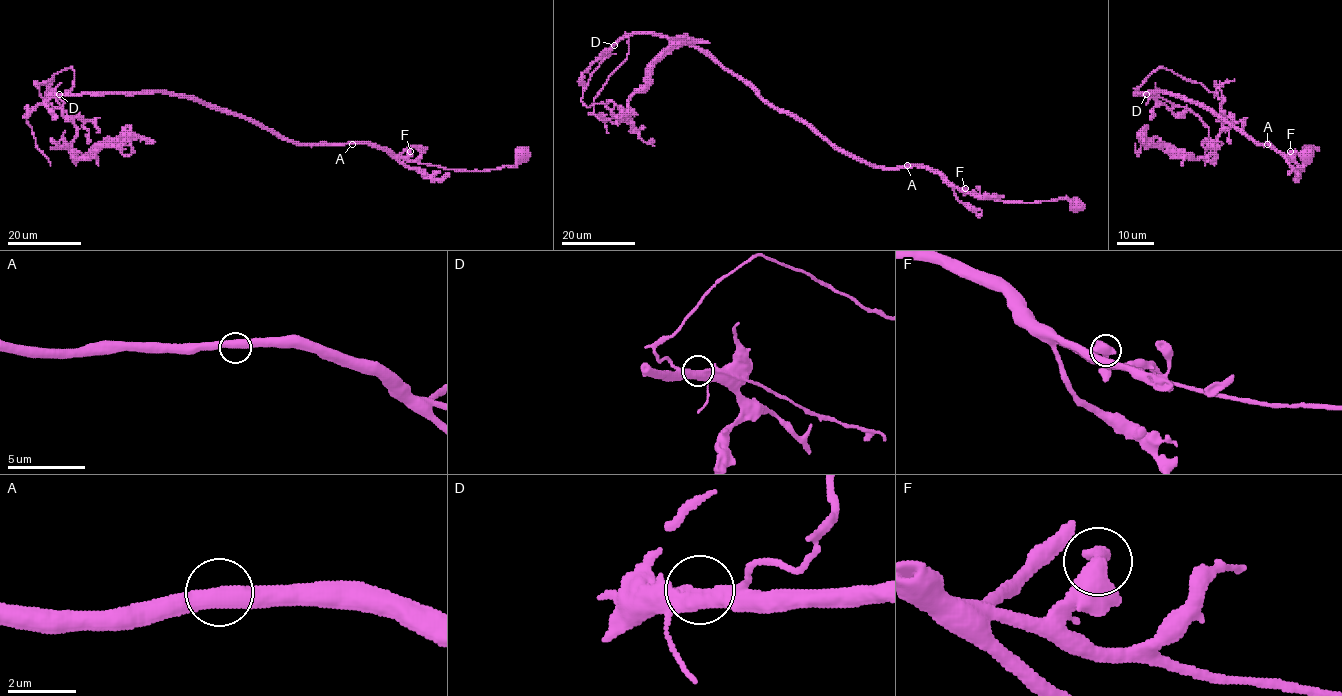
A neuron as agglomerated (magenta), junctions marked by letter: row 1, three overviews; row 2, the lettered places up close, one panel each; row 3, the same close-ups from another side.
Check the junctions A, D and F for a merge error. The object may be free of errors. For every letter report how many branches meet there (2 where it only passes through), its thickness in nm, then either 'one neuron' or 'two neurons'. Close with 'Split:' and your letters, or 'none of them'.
A: 2 branches meet; 480 nm thick; one neuron
D: 2 branches meet; 400 nm thick; two neurons
F: 2 branches meet; 400 nm thick; one neuron
Split: D

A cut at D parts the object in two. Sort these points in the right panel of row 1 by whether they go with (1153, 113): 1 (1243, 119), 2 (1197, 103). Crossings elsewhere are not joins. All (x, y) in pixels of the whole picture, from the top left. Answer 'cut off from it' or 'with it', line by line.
1: cut off from it
2: with it

